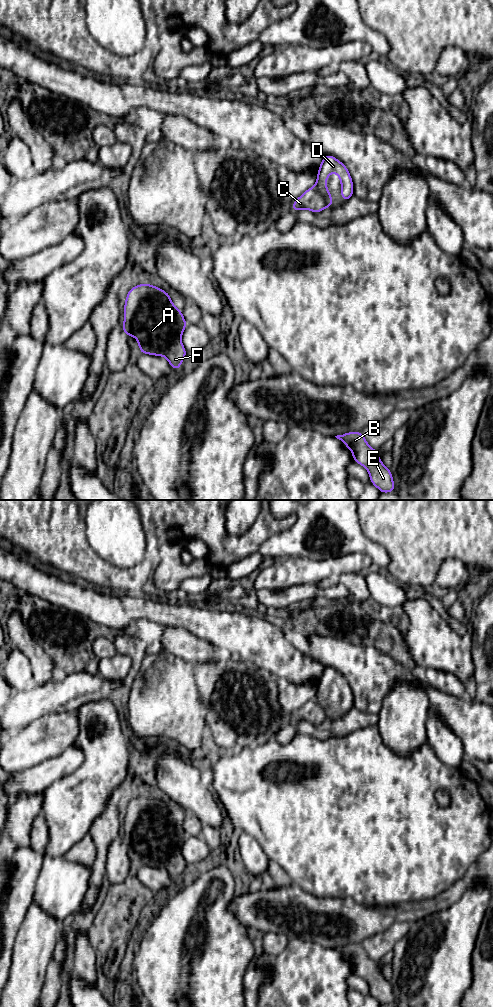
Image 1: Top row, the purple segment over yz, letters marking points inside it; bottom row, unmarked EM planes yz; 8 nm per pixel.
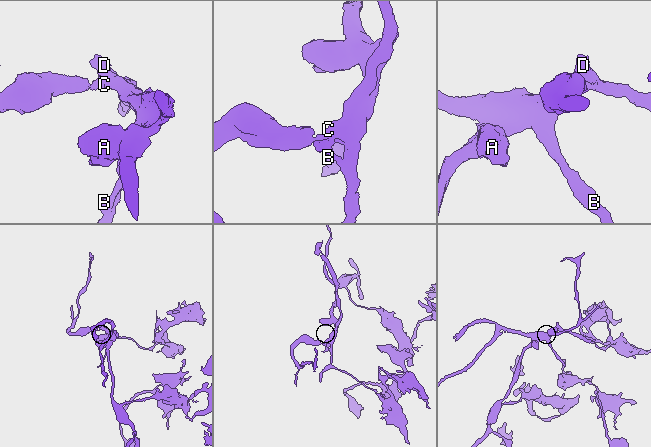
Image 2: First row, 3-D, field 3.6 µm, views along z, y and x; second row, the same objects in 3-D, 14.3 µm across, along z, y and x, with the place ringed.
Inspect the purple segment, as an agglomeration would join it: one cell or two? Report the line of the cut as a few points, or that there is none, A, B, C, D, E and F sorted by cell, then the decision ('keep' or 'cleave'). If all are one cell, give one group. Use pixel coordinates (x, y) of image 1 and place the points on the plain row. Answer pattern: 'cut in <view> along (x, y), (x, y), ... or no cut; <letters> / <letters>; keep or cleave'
cut in yz along (314, 698), (327, 718); A B C E F / D; cleave

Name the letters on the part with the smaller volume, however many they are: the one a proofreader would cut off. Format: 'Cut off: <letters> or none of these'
Cut off: A, B, C, E, F

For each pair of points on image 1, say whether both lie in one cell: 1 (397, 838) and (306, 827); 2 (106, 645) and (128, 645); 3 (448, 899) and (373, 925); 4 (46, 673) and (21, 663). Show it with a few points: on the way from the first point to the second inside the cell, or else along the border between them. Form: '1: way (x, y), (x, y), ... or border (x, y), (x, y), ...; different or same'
1: way (374, 833), (368, 827), (329, 827); same
2: way (111, 645), (123, 645); same
3: way (429, 906), (414, 911), (392, 914); same
4: border (17, 648), (29, 660), (32, 684); different

